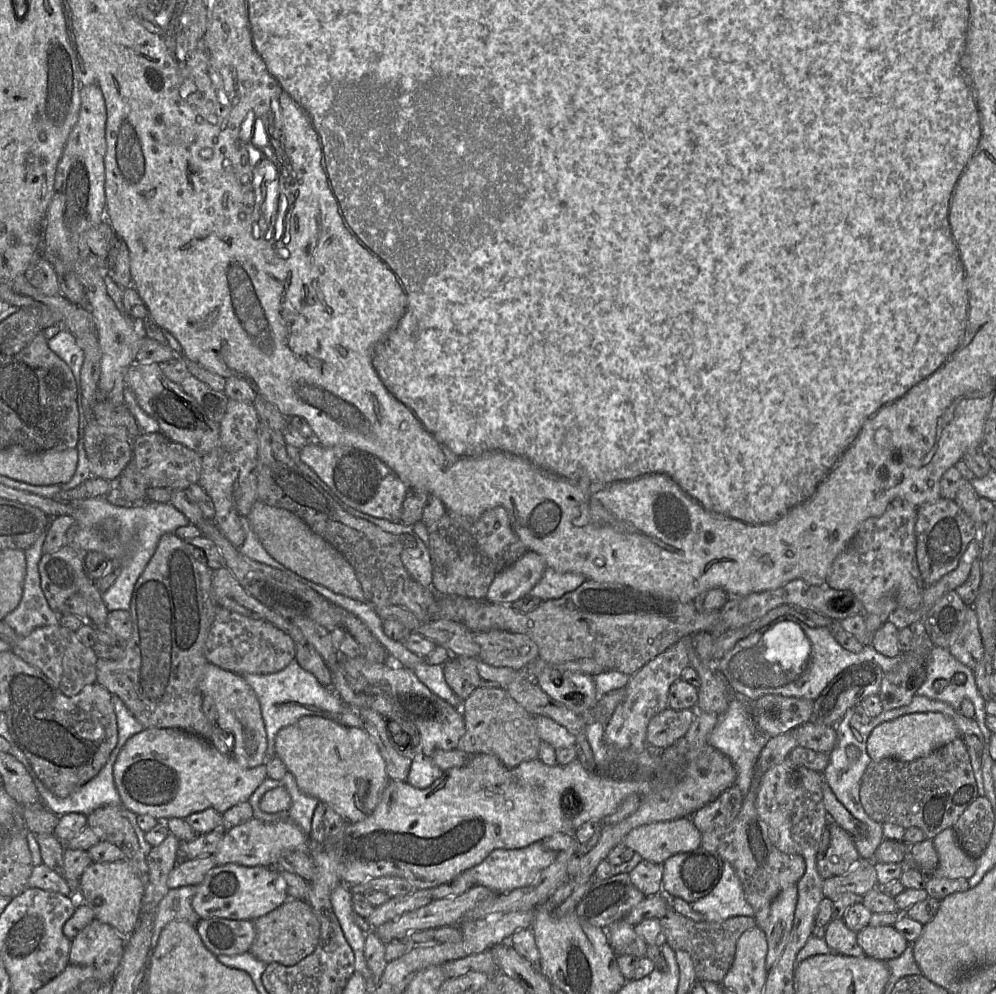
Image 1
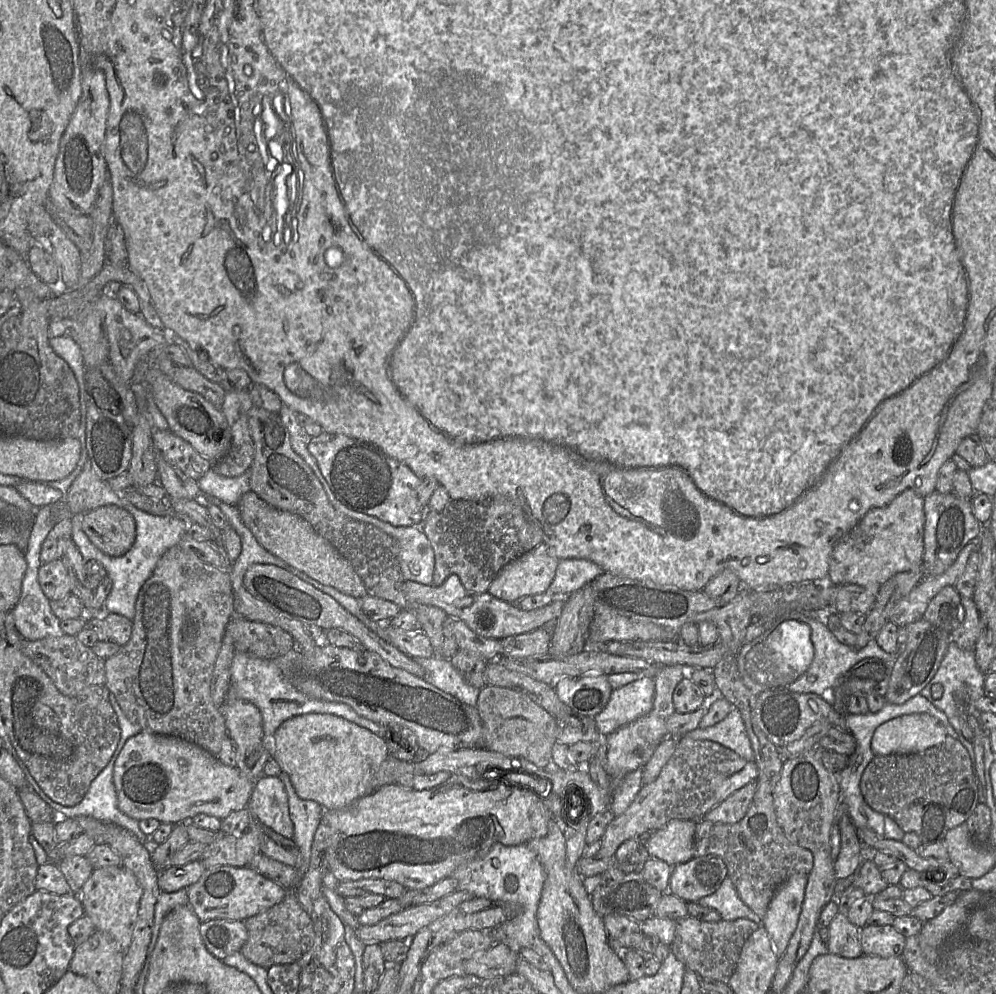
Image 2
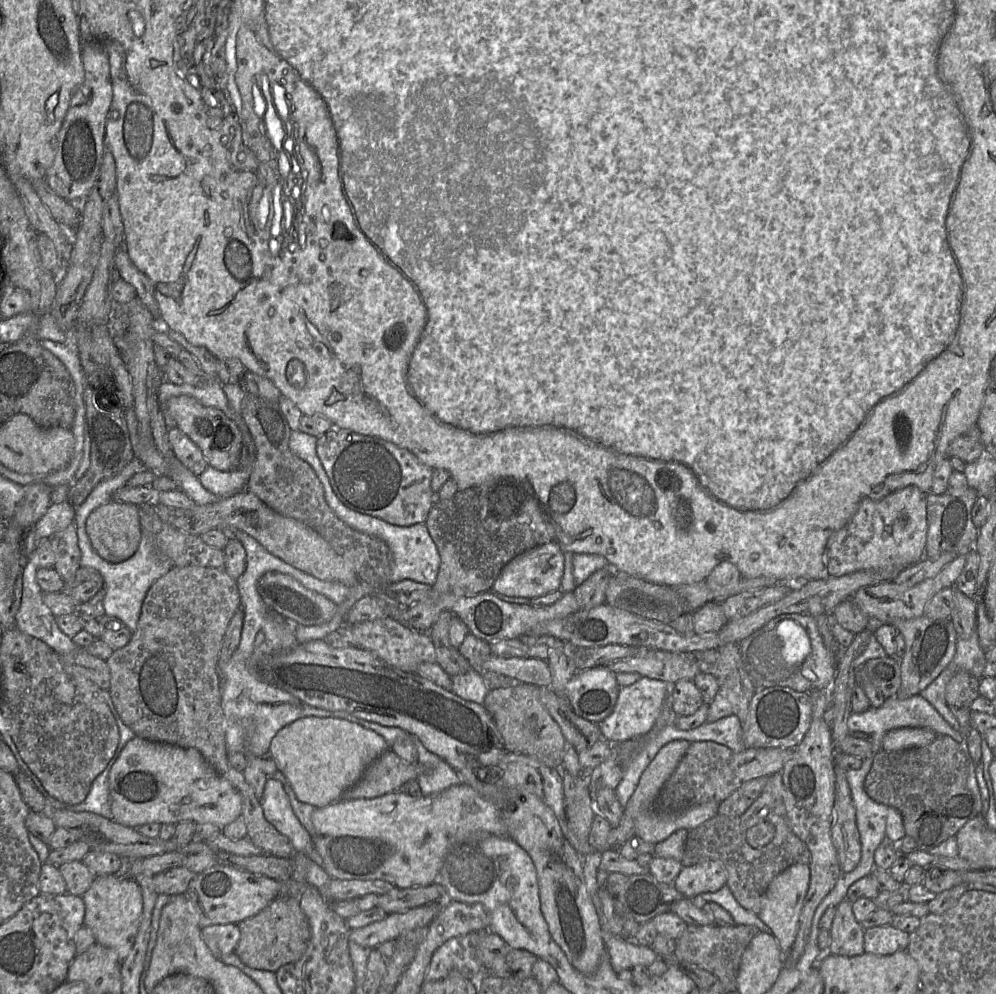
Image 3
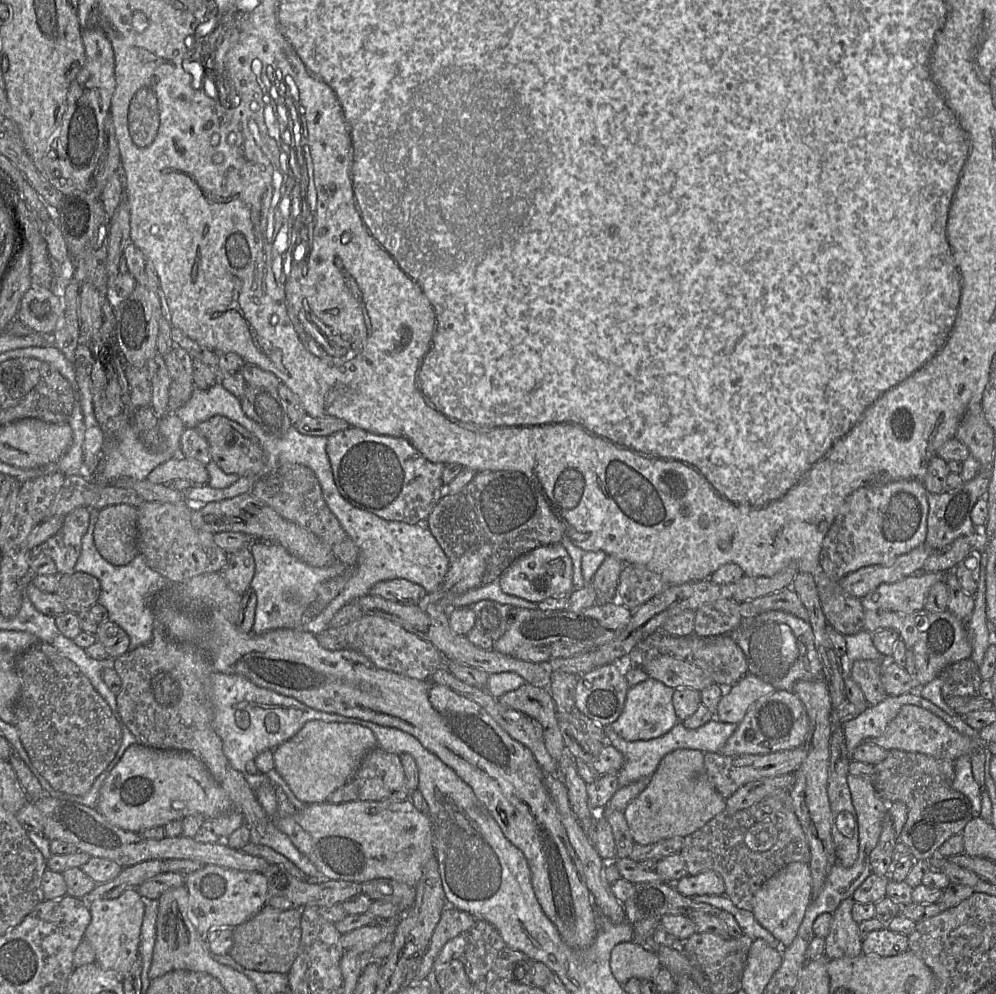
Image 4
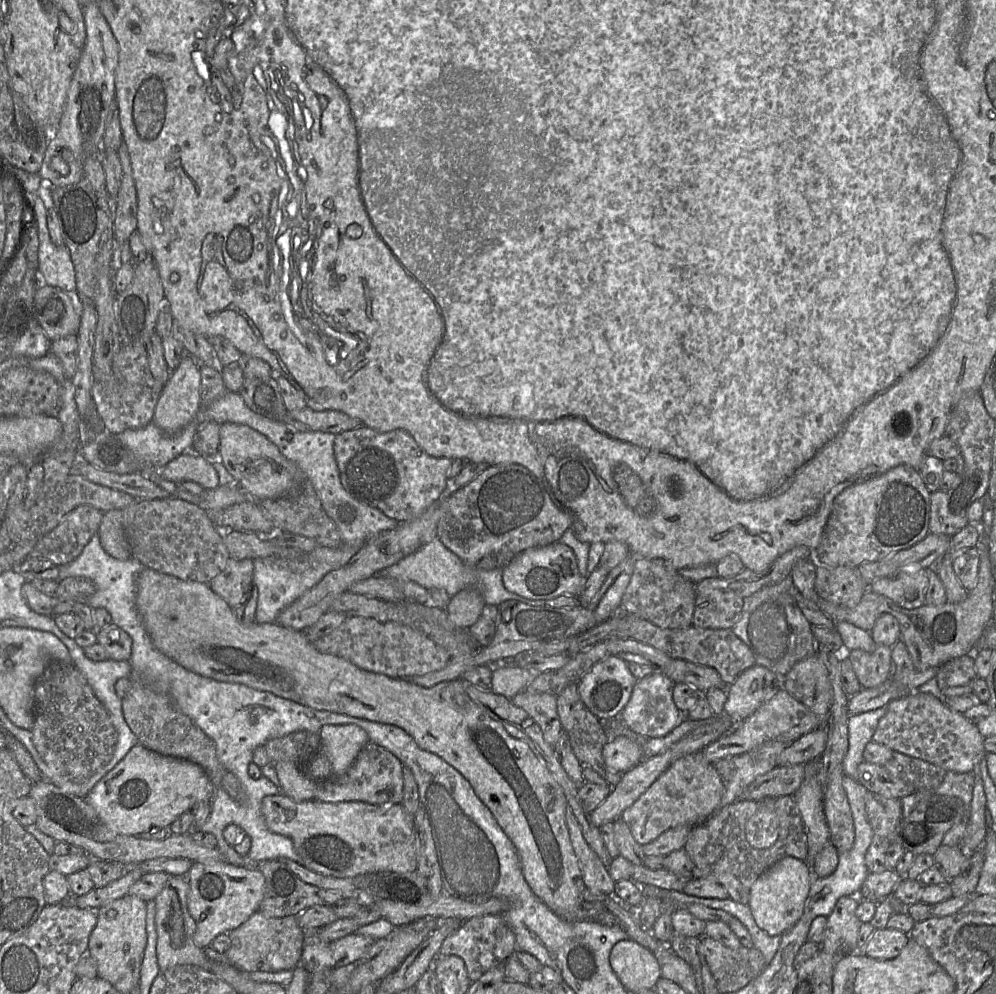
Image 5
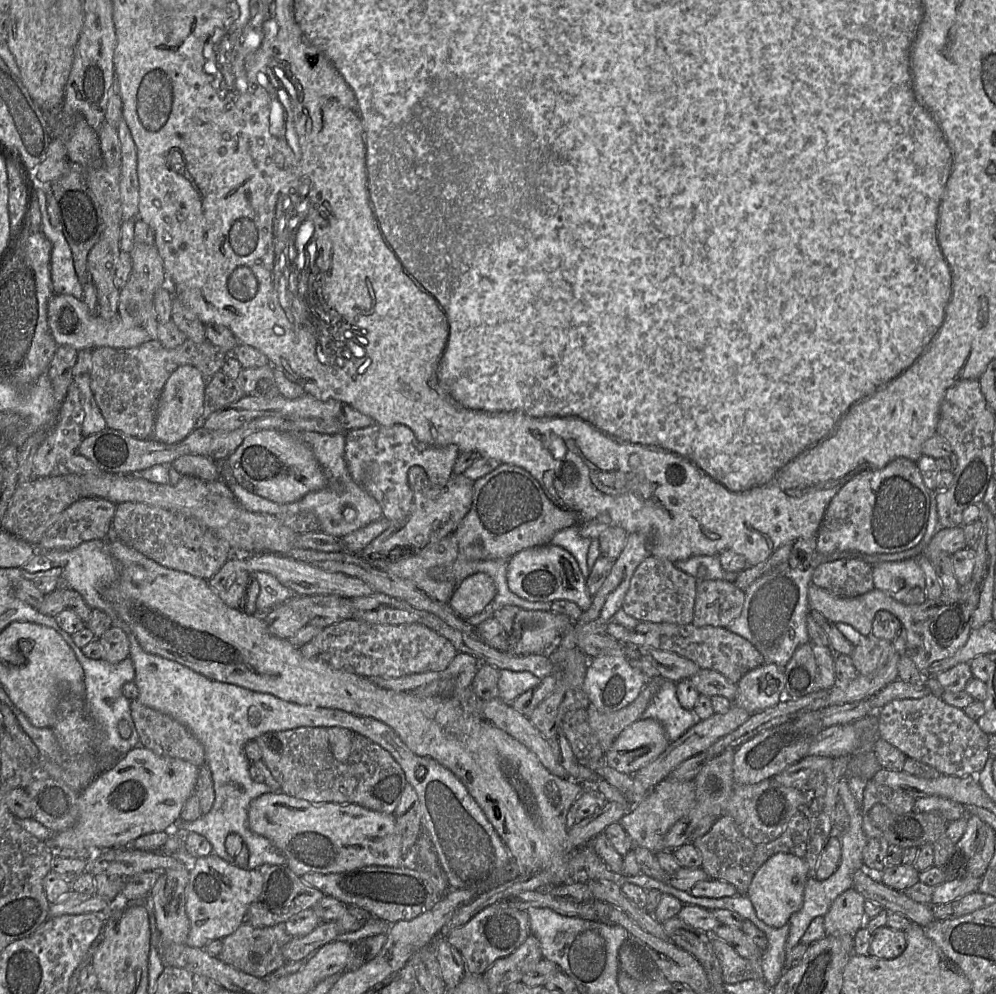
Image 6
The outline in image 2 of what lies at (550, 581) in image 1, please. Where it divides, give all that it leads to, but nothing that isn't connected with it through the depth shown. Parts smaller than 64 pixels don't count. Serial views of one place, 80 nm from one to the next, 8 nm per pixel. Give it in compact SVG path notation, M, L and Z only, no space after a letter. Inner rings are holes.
M563 559L559 561L555 577L546 592L552 594L554 600L558 597L567 597L603 573L606 572L592 561Z

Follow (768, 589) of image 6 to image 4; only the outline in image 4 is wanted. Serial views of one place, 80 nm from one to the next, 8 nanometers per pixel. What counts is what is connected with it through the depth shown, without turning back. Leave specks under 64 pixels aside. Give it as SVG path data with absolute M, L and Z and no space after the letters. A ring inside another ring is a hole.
M783 610L762 612L730 632L743 651L747 673L771 684L776 689L792 690L800 680L823 679L823 666L815 647L814 633L808 621Z

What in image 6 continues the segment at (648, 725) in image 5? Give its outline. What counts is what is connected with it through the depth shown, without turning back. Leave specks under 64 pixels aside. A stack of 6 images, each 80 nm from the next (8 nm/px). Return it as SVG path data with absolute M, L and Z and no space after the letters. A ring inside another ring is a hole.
M664 680L641 716L660 722L670 742L680 738L700 721L692 709L687 710L679 703L676 695L677 683Z

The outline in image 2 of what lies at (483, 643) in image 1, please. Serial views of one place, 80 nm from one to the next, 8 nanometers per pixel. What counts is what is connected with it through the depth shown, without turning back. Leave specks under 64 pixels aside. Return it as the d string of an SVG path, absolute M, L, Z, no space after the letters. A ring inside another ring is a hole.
M537 628L527 633L501 639L502 657L522 658L549 654L552 632Z

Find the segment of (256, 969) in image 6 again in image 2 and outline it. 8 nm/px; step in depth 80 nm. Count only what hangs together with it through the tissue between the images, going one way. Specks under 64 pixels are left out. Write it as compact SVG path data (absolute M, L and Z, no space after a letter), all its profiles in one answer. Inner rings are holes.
M289 893L273 907L244 920L248 939L240 952L250 962L266 969L278 964L291 964L307 953L314 943L315 932L309 914L297 896Z

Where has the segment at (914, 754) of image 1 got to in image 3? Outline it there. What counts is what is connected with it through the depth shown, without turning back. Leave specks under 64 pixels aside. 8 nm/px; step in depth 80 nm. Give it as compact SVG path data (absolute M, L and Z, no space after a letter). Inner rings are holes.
M920 727L897 728L887 732L882 740L882 750L897 751L927 746L935 741L937 734Z

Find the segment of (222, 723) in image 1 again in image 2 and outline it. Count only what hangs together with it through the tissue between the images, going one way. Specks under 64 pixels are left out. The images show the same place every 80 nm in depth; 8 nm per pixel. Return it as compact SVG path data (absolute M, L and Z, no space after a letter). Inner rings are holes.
M240 699L227 700L221 709L227 734L236 746L236 767L255 784L270 759L262 743L262 715L254 704Z

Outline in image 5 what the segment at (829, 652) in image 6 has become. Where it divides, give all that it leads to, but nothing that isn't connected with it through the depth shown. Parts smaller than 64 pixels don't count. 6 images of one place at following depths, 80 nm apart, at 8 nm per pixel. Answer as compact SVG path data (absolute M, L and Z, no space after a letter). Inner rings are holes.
M818 653L794 664L783 678L783 689L818 717L823 718L820 728L827 729L833 690L828 669Z

